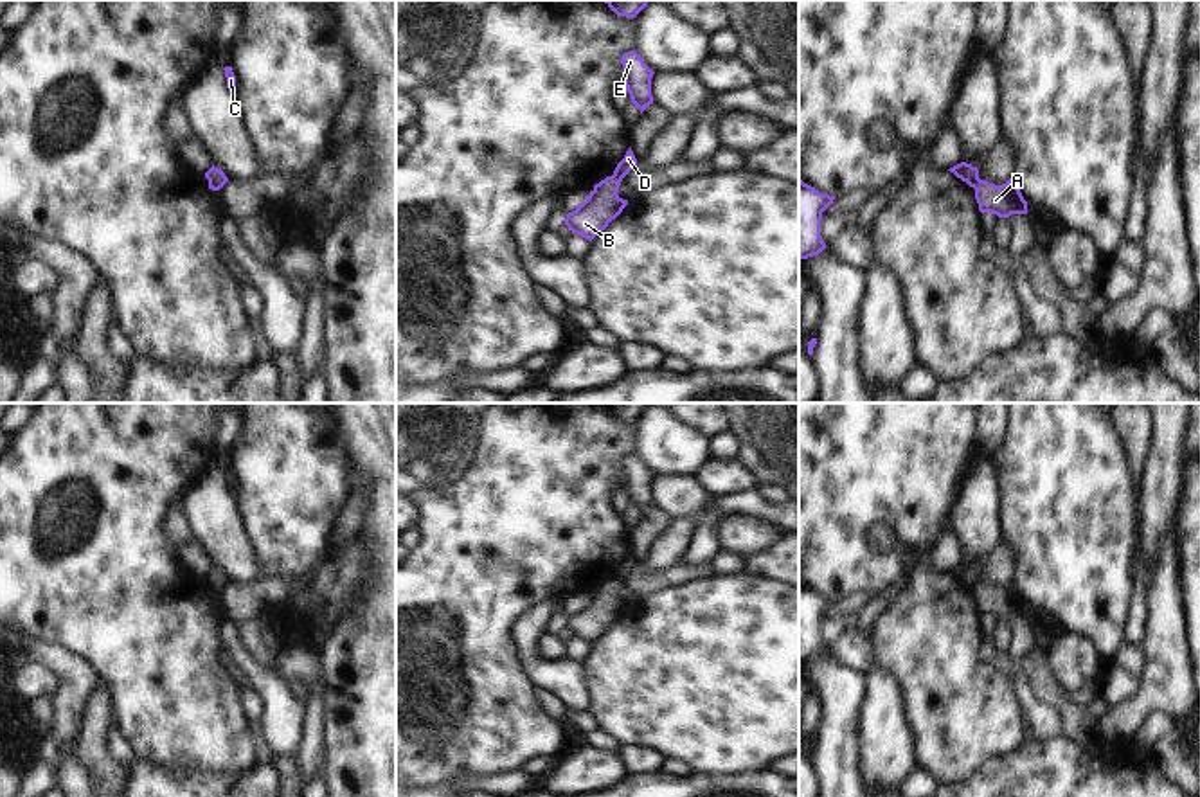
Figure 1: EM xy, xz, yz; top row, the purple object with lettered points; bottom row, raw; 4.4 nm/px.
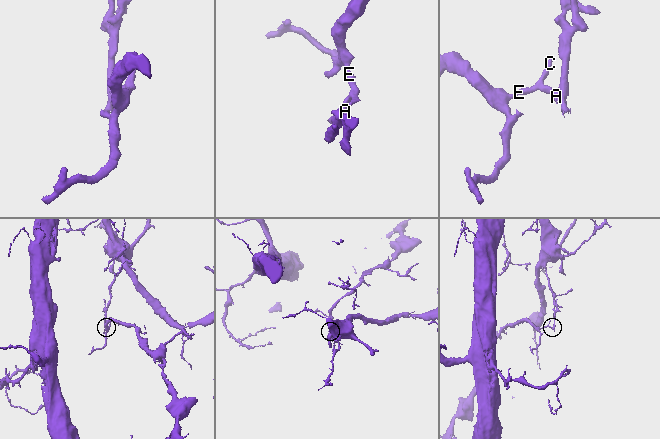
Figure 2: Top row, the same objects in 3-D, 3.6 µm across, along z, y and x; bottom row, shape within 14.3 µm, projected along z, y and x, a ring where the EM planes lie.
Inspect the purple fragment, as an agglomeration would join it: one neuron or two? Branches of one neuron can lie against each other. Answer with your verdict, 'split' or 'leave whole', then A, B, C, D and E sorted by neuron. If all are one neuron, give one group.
split; A B / C D E

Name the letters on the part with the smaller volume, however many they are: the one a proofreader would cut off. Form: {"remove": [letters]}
{"remove": ["C", "D", "E"]}

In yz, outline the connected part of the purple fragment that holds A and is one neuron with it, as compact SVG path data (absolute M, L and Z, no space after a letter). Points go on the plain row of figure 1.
M1015 581L1002 588L981 583L973 588L979 613L1009 621L1011 617L1027 617L1027 604L1024 603Z

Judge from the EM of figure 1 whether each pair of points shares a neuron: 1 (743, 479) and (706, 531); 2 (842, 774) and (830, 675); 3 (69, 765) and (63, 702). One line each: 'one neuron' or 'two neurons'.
1: two neurons
2: one neuron
3: two neurons

